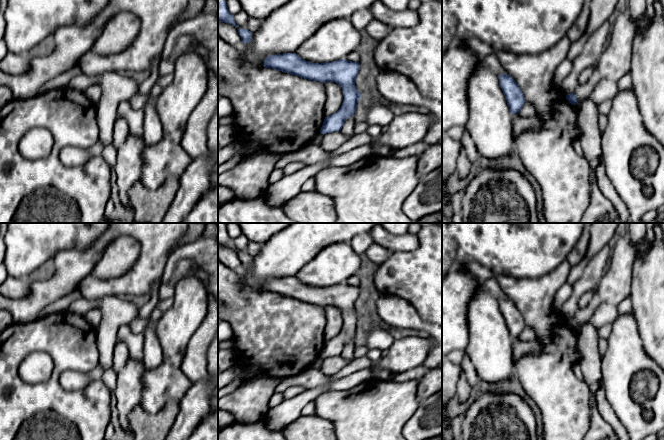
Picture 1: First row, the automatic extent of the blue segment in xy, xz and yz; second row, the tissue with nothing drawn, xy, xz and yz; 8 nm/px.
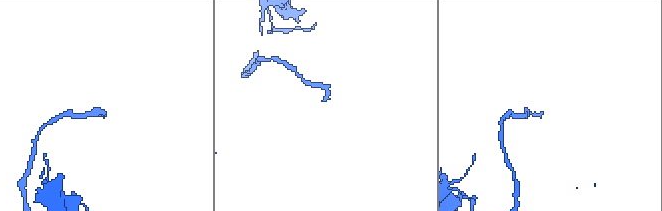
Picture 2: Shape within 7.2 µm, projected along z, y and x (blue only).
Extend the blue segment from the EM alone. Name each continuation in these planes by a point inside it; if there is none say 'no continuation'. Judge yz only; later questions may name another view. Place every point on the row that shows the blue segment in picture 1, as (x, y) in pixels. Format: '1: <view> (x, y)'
no continuation

